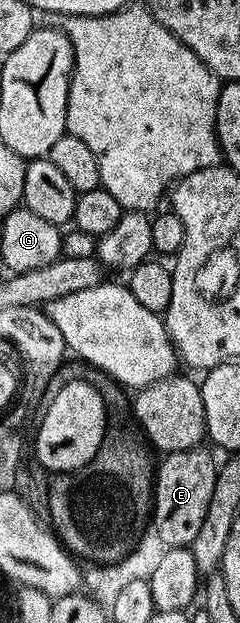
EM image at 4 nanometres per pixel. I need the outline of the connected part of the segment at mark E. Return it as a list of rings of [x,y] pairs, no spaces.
[[[206,449],[172,451],[157,464],[152,504],[152,531],[158,534],[163,548],[189,547],[204,525],[204,513],[208,513],[208,501],[212,501],[212,489],[216,485],[218,467]]]

